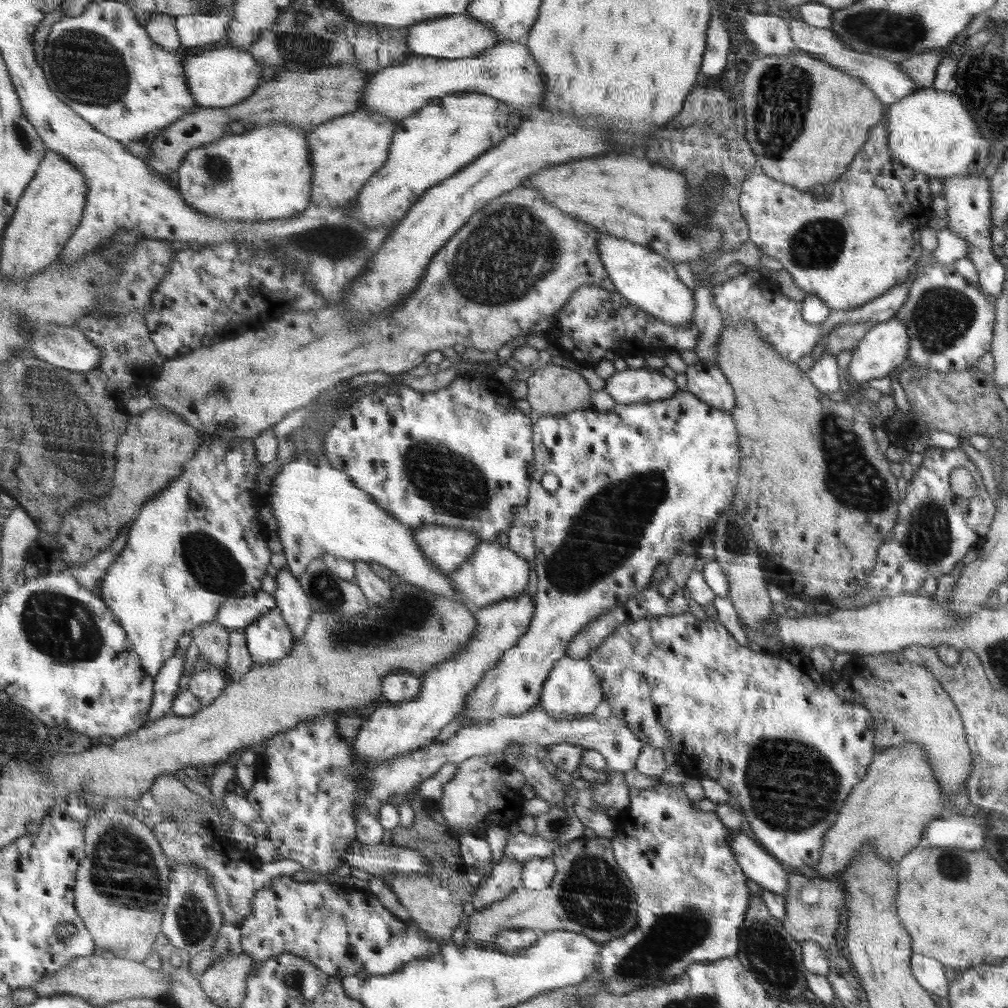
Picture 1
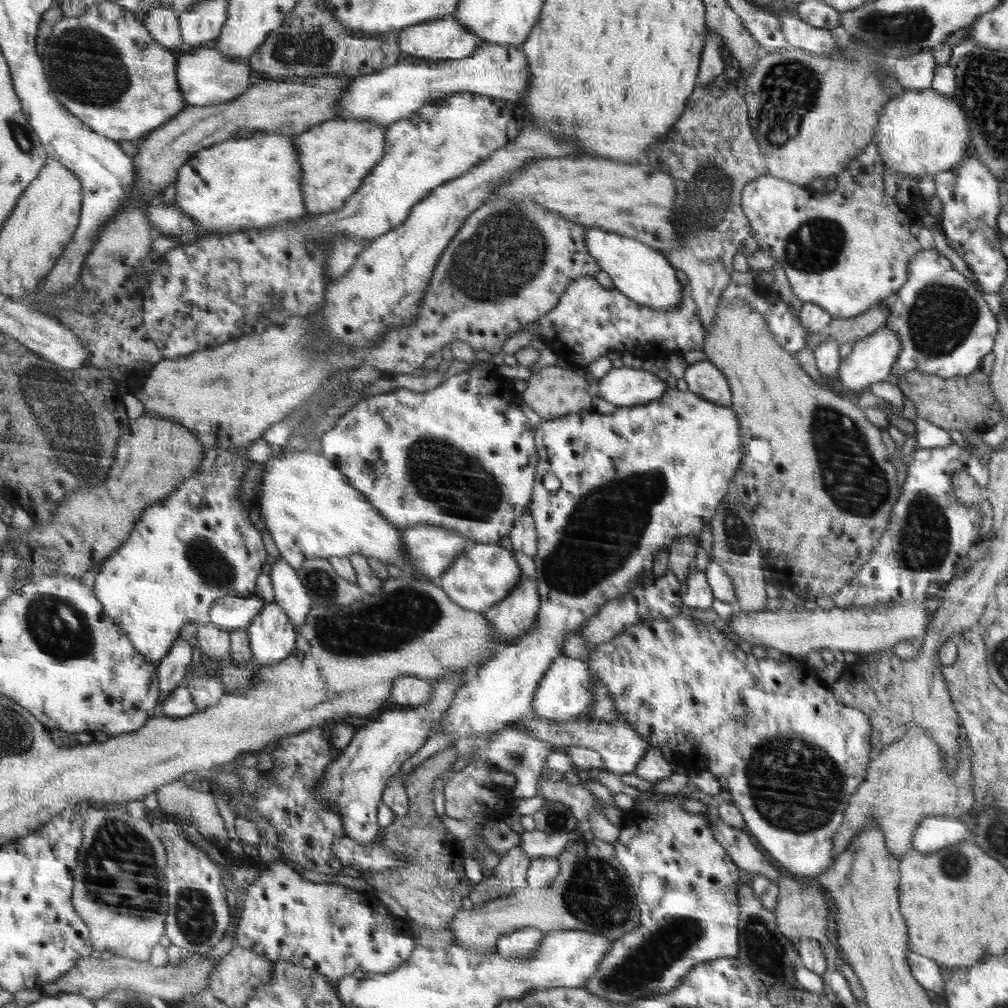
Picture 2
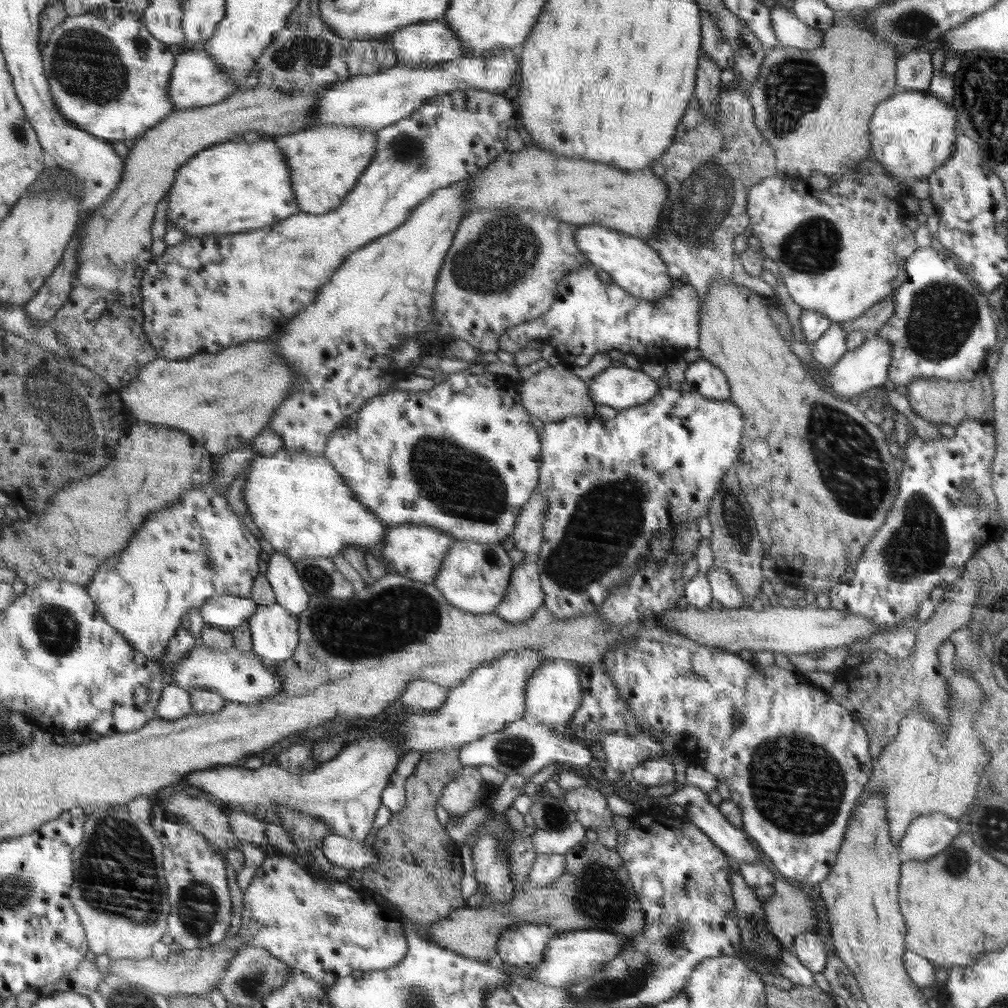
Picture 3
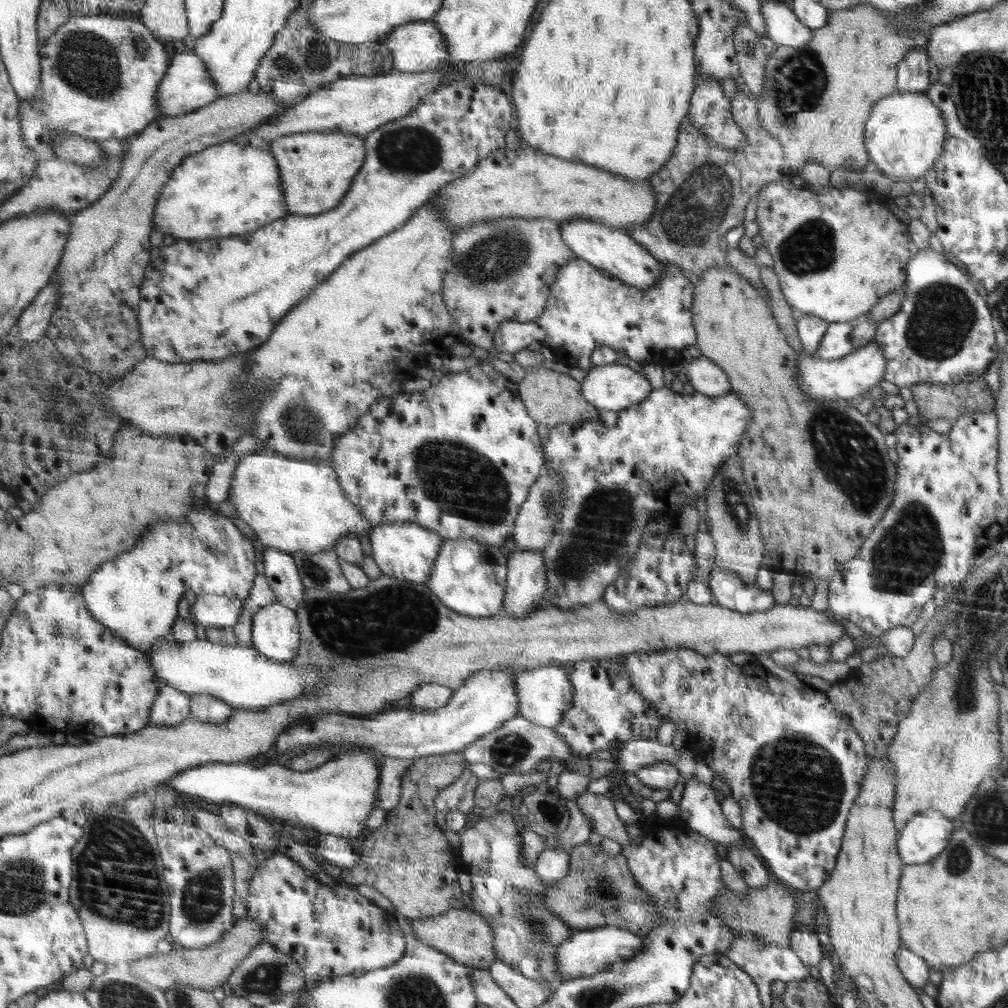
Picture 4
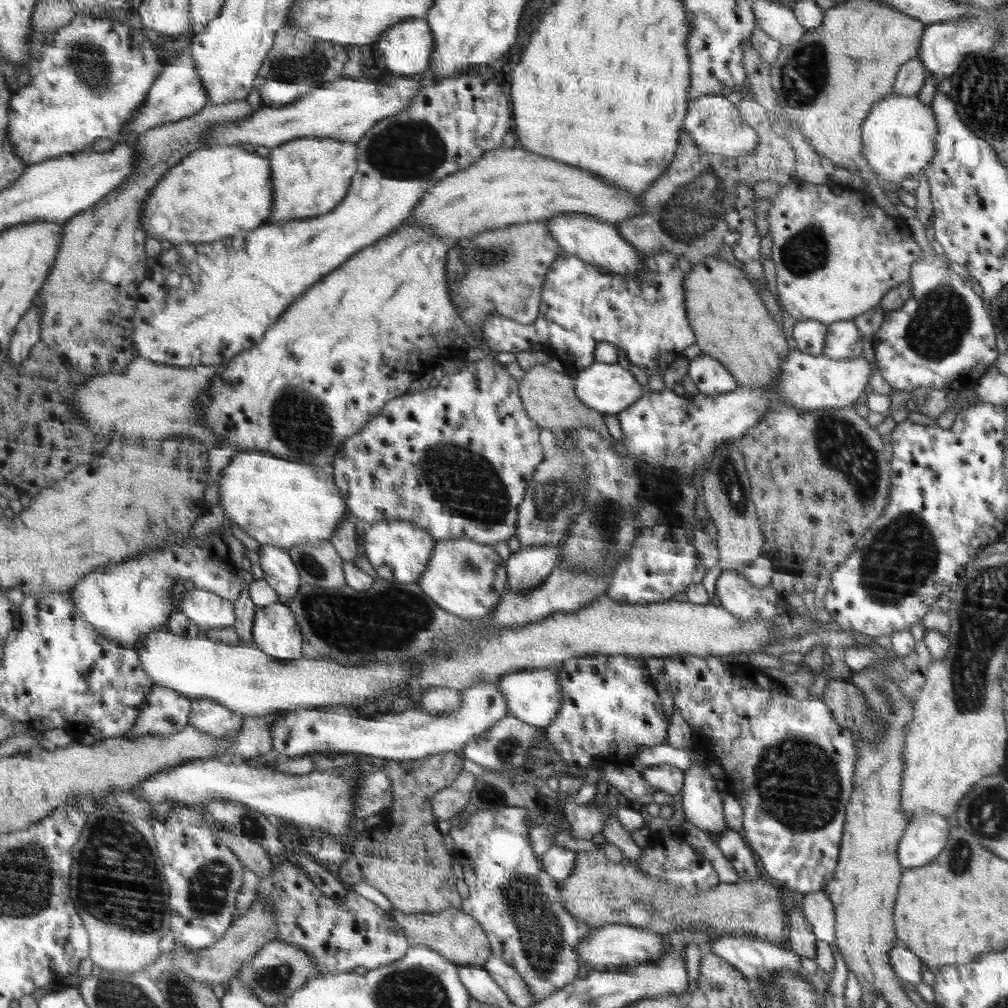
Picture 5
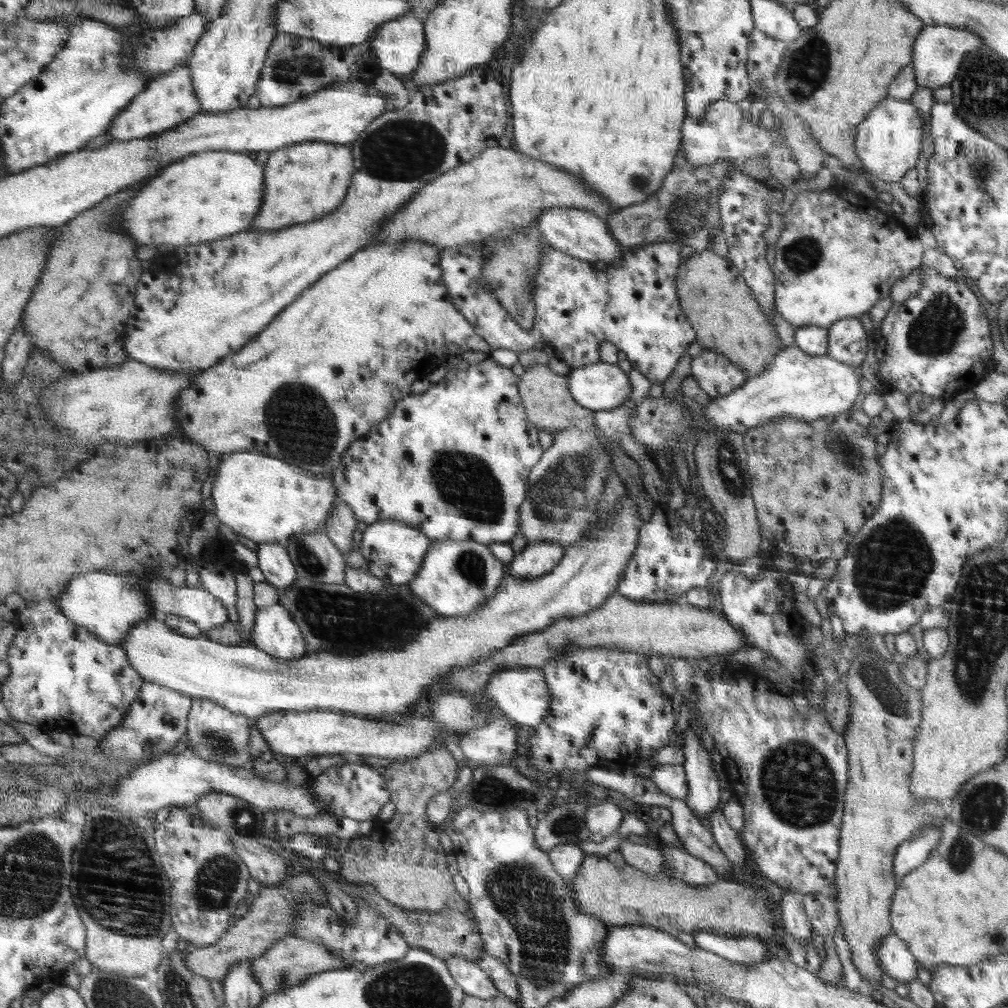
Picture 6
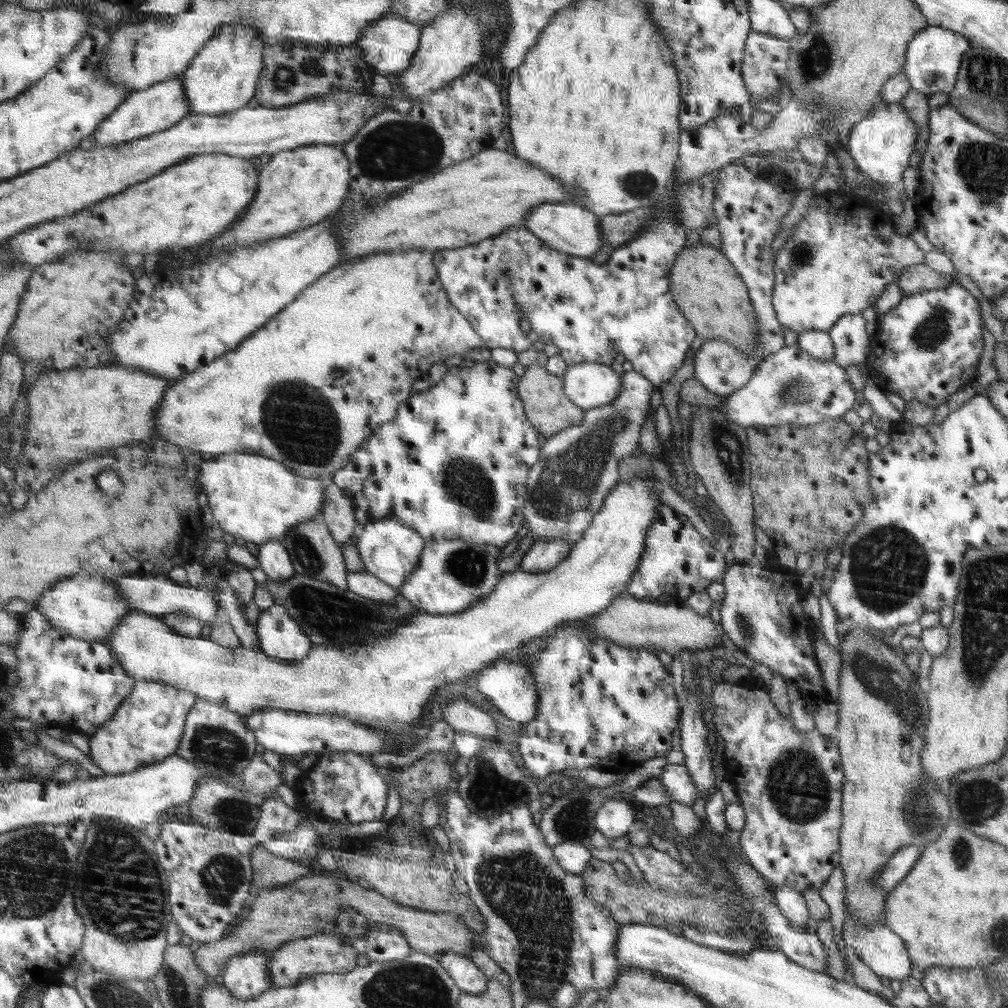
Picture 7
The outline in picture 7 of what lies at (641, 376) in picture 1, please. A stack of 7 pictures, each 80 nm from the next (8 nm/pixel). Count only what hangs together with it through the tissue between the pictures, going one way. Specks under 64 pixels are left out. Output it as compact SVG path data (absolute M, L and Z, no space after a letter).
M580 363L569 366L563 375L566 397L582 409L593 409L621 396L625 380L617 366Z

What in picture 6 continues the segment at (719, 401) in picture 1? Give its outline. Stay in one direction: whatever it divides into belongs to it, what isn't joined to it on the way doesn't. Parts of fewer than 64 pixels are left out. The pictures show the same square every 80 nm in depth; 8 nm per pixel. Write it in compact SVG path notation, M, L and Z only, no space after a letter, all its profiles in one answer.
M704 349L691 362L691 378L710 399L727 396L748 379L744 371L722 353Z

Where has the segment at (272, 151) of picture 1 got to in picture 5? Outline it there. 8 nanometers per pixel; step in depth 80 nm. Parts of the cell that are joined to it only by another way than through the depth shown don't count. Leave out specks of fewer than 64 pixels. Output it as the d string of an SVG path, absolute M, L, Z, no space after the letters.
M204 146L178 161L146 197L141 212L142 226L158 241L180 243L214 242L266 224L273 212L273 174L270 161L239 146Z

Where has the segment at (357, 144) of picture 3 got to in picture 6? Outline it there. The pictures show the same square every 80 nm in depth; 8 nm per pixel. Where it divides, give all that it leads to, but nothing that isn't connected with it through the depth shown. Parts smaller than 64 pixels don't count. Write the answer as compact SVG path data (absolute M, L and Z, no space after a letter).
M308 141L271 151L265 165L264 204L250 230L282 230L320 220L347 195L354 172L350 144Z

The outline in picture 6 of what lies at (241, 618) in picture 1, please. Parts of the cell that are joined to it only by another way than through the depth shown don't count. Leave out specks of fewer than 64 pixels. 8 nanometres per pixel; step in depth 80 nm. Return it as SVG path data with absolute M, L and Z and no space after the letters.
M161 577L152 579L146 590L149 590L149 597L160 614L189 618L197 623L203 633L230 621L228 607L204 587L174 587L166 577Z

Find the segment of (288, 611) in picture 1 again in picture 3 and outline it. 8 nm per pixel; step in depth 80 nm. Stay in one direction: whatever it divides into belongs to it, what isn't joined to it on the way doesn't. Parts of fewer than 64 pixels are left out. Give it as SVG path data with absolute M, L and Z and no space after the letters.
M274 551L267 562L265 575L274 591L276 603L299 619L299 614L308 606L309 594L300 580L293 560Z

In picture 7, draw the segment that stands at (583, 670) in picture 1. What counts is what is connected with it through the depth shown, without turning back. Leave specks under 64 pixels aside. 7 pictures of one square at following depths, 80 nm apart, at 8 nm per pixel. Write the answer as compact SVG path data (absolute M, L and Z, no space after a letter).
M500 657L481 669L475 679L476 690L485 694L504 716L520 723L527 723L535 719L539 696L536 681L526 666L508 660L506 657Z

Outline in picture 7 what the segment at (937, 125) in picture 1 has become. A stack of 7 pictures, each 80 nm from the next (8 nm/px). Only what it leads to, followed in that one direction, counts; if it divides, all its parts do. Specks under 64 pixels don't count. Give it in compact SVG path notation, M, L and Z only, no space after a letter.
M879 100L868 117L858 121L849 134L847 152L855 160L857 168L864 176L876 183L900 182L902 174L912 156L916 138L916 124L906 116L906 112L893 102Z

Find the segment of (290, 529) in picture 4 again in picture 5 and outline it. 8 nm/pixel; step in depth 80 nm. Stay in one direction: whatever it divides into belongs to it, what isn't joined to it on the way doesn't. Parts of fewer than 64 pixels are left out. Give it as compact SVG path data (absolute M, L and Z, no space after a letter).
M242 451L223 468L219 480L219 503L226 522L230 519L261 545L272 545L286 550L306 543L315 545L328 541L334 530L340 528L342 520L350 518L345 499L333 481L331 467L323 471L310 464L259 451Z

